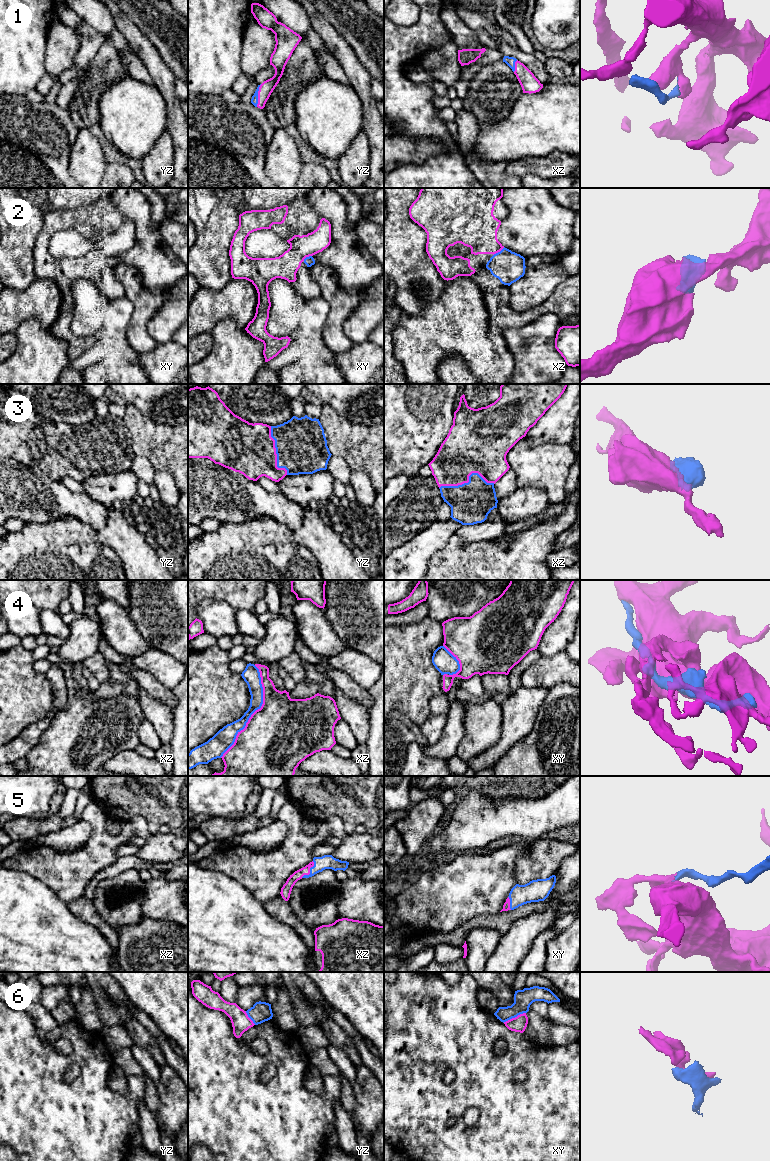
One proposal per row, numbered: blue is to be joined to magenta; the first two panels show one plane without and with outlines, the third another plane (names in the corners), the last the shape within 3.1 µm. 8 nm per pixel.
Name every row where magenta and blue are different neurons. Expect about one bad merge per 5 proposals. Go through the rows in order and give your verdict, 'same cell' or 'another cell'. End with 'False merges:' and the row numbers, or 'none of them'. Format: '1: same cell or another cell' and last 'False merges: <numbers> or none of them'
1: same cell
2: same cell
3: same cell
4: same cell
5: same cell
6: another cell
False merges: 6

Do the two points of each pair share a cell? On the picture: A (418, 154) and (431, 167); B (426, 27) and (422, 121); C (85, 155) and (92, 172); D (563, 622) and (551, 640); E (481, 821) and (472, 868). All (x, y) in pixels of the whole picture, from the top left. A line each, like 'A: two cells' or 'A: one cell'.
A: two cells
B: one cell
C: one cell
D: one cell
E: two cells

